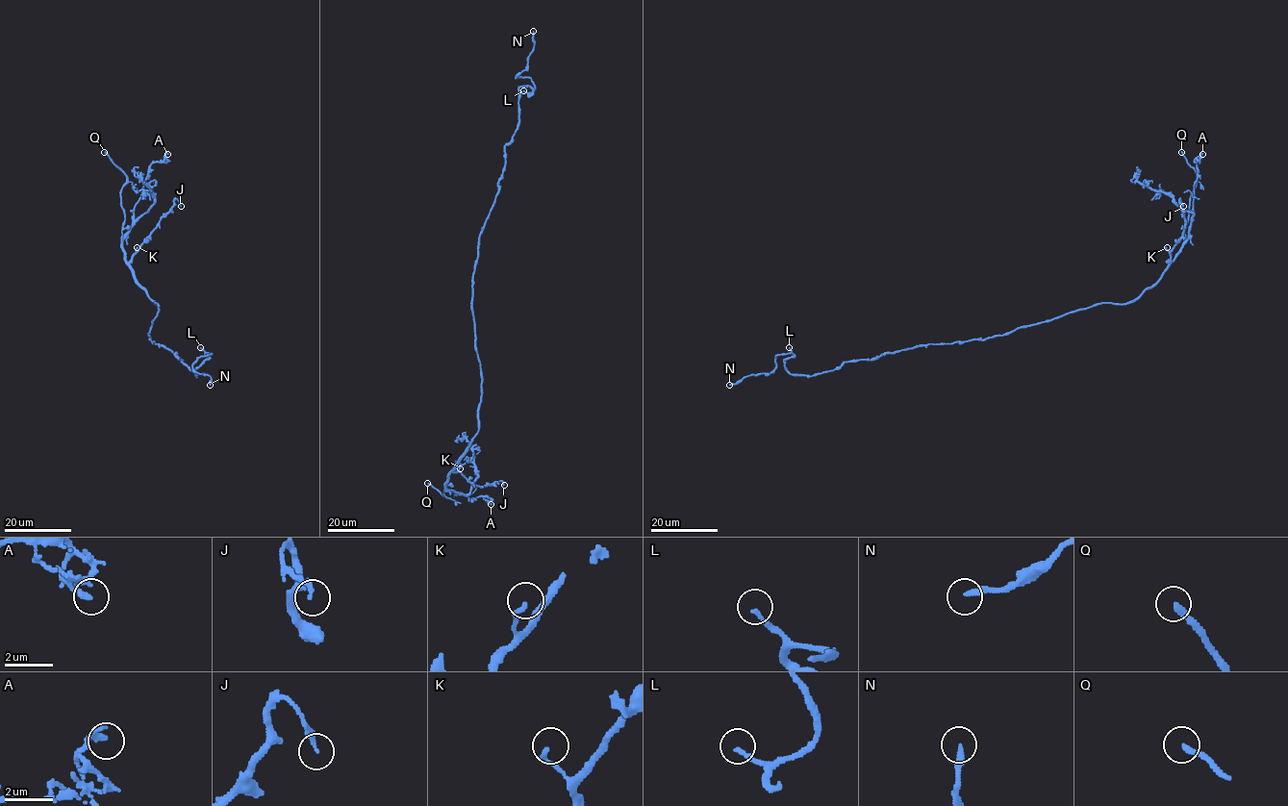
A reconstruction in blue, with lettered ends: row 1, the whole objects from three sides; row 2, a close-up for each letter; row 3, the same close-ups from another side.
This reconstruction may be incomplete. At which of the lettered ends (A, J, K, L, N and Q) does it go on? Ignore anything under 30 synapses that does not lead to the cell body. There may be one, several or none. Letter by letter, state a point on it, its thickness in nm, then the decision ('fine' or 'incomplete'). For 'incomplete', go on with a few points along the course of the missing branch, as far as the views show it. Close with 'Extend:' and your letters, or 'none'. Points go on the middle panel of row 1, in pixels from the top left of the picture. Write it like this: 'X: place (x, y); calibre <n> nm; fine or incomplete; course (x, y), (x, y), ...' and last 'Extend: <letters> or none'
A: place (491, 504); calibre 170 nm; fine
J: place (504, 485); calibre 200 nm; fine
K: place (460, 468); calibre 180 nm; fine
L: place (523, 90); calibre 190 nm; incomplete; course (523, 90), (536, 74), (580, 64), (571, 63), (569, 81), (577, 123), (563, 129), (577, 117), (585, 141)
N: place (533, 31); calibre 240 nm; incomplete
Q: place (427, 483); calibre 240 nm; incomplete; course (427, 483), (415, 468), (396, 457)
Extend: L, N, Q

